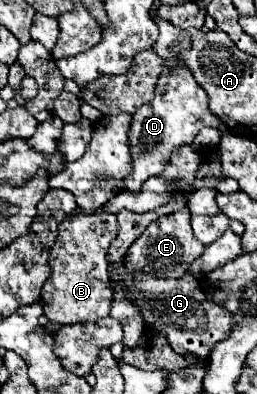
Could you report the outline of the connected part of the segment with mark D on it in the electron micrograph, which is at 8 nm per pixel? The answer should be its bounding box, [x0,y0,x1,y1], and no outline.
[125,64,221,194]

